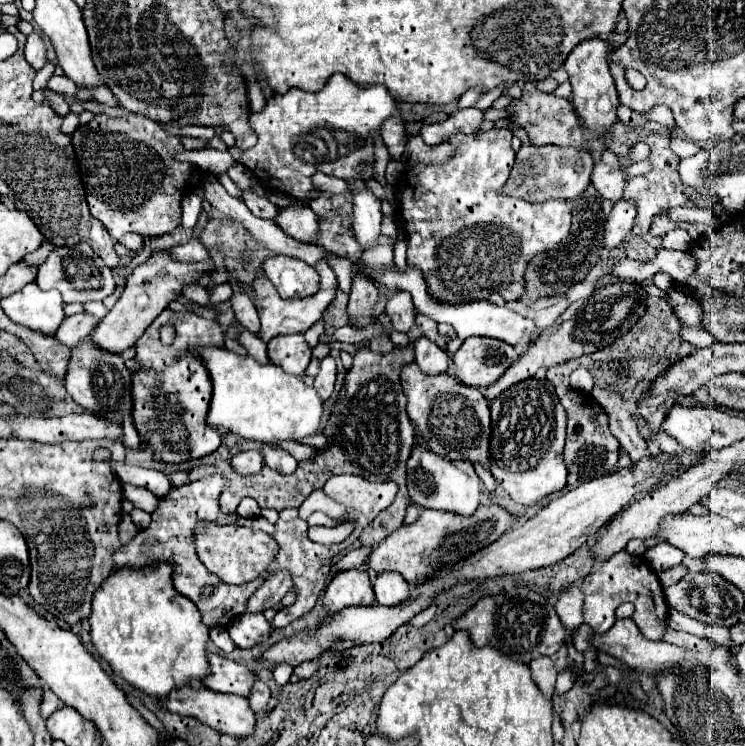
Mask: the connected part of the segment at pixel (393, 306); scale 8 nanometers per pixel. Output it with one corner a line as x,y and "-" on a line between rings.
404,291
392,295
386,303
386,315
390,317
392,325
396,331
408,333
410,327
414,325
414,305
412,305
412,297

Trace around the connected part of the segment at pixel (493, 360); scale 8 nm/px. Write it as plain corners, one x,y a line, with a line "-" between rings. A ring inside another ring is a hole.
468,337
468,339
462,343
462,347
454,353
452,363
456,365
456,369
458,369
456,377
458,377
462,383
472,385
472,387
486,387
486,385
498,381
498,379
504,375
504,371
506,371
516,359
520,359
520,355
522,355
522,353
520,353
516,347
512,347
512,345
508,345
508,343
500,341
500,339
492,339
492,337

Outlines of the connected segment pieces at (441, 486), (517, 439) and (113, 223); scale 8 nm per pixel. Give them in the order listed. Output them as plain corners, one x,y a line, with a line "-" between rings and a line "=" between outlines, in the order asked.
418,439
416,447
408,459
408,493
414,505
426,509
440,509
450,511
456,515
470,517
480,507
480,493
482,485
472,467
472,463
452,463
448,459
440,459
426,451
424,441
=
524,379
508,387
492,403
492,447
490,471
504,491
526,507
566,487
566,465
562,459
566,439
566,411
548,379
=
100,113
94,115
94,119
88,125
80,125
72,133
72,145
76,151
90,213
108,229
112,237
122,237
130,231
146,237
160,237
180,227
180,201
190,185
190,179
196,175
196,165
176,159
178,153
186,151
180,135
170,135
156,121
144,115
126,113
120,117
110,117

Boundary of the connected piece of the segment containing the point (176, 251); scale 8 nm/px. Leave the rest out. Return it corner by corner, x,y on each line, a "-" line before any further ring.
202,211
200,219
198,219
198,225
194,227
194,239
190,239
186,245
176,245
172,249
166,249
166,253
174,259
174,261
188,261
188,263
200,263
200,261
208,261
210,263
210,269
212,273
216,273
216,265
214,261
210,259
208,251
202,247
202,243
198,241
198,235
200,235
200,229
206,225
206,213

